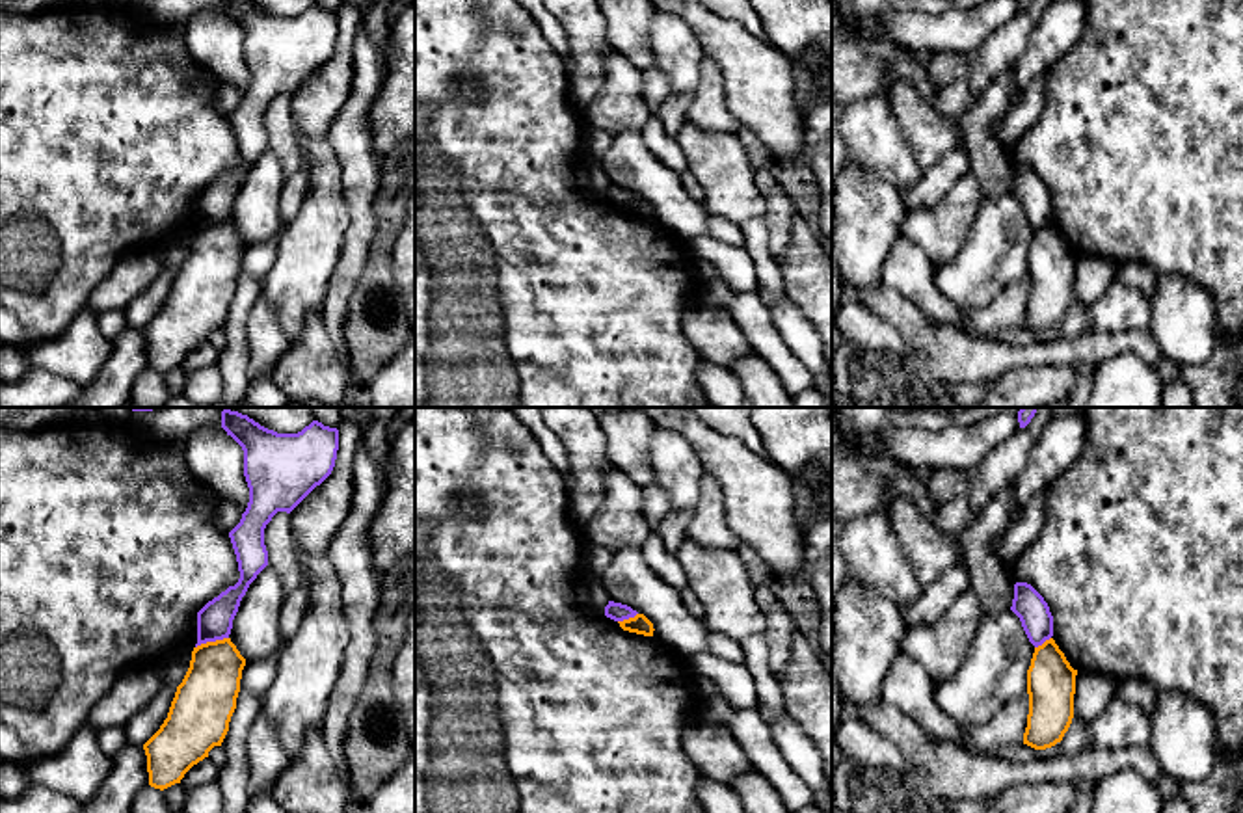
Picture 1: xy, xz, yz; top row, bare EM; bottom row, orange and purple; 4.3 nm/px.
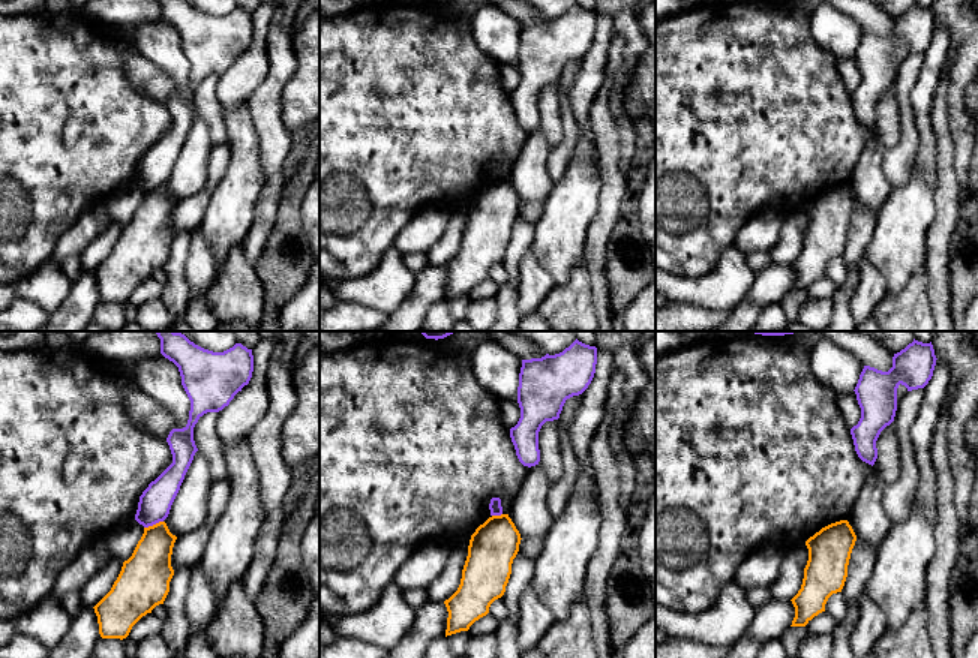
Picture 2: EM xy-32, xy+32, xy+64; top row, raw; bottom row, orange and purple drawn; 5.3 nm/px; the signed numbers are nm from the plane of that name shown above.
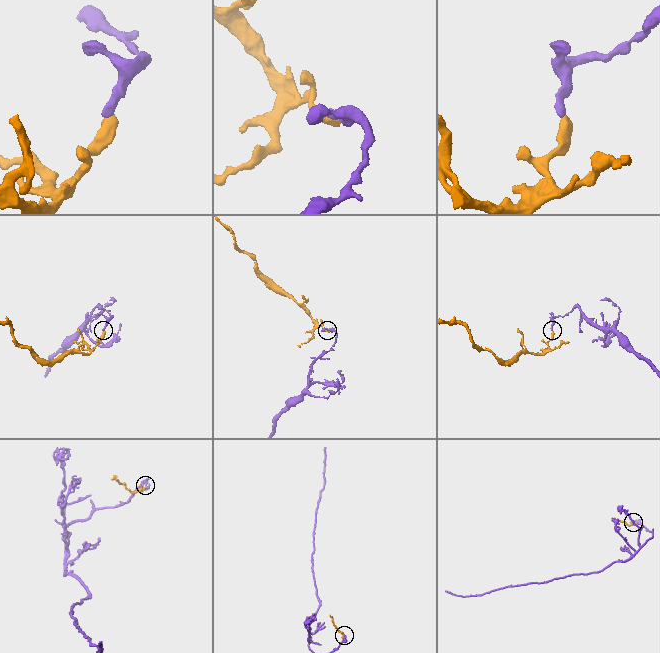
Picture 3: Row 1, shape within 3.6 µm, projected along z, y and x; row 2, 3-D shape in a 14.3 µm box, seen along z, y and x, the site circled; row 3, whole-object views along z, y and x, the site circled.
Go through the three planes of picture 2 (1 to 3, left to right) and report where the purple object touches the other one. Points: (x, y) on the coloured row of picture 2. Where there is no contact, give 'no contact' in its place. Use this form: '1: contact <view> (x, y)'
1: contact xy-32 (153, 525)
2: contact xy+32 (497, 516)
3: no contact

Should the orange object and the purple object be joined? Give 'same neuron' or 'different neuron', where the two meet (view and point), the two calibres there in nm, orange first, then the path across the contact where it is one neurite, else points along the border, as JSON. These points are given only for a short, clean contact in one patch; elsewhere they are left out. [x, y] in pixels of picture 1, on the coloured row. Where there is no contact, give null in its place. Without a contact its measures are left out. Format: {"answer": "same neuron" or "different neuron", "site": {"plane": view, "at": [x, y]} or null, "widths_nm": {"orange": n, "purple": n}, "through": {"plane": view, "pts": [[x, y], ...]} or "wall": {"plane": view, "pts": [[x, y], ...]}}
{"answer": "different neuron", "site": {"plane": "xy", "at": [211, 642]}, "widths_nm": {"orange": 260, "purple": 160}, "wall": {"plane": "xy", "pts": [[227, 637], [201, 642], [196, 648]]}}

